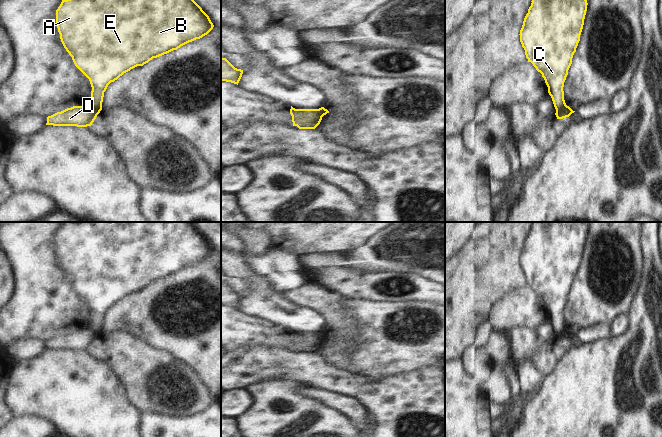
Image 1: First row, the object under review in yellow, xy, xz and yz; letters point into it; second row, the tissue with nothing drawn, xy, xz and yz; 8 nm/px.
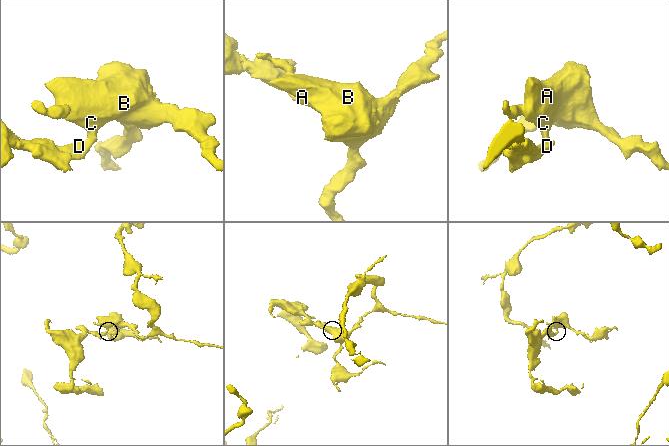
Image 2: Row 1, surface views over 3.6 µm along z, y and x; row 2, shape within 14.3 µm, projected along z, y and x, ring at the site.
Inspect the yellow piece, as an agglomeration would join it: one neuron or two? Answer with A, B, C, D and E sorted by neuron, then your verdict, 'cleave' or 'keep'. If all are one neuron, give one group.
A B C E / D | cleave

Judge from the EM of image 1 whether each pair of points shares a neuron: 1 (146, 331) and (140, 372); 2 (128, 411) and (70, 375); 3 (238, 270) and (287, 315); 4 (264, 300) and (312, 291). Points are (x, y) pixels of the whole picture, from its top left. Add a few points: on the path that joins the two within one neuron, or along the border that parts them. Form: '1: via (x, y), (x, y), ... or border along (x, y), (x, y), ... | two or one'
1: border along (146, 340), (153, 346), (167, 351) | two
2: via (114, 411), (106, 411), (84, 389) | one
3: via (250, 278), (275, 304) | one
4: border along (285, 293), (289, 300), (306, 307) | two

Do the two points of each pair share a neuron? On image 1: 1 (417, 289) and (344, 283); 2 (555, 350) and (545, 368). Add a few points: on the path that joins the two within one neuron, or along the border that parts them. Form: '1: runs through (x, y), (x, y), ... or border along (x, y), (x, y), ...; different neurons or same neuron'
1: runs through (399, 296), (381, 294), (372, 286), (362, 285); same neuron
2: runs through (551, 354), (545, 360), (545, 364); same neuron

